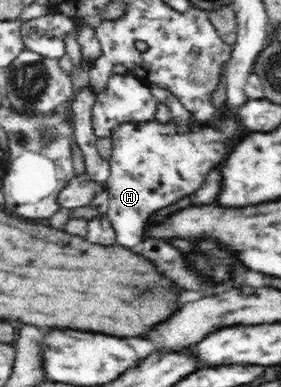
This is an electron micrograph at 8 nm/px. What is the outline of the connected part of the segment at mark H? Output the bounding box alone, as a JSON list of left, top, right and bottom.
[106,115,238,247]

